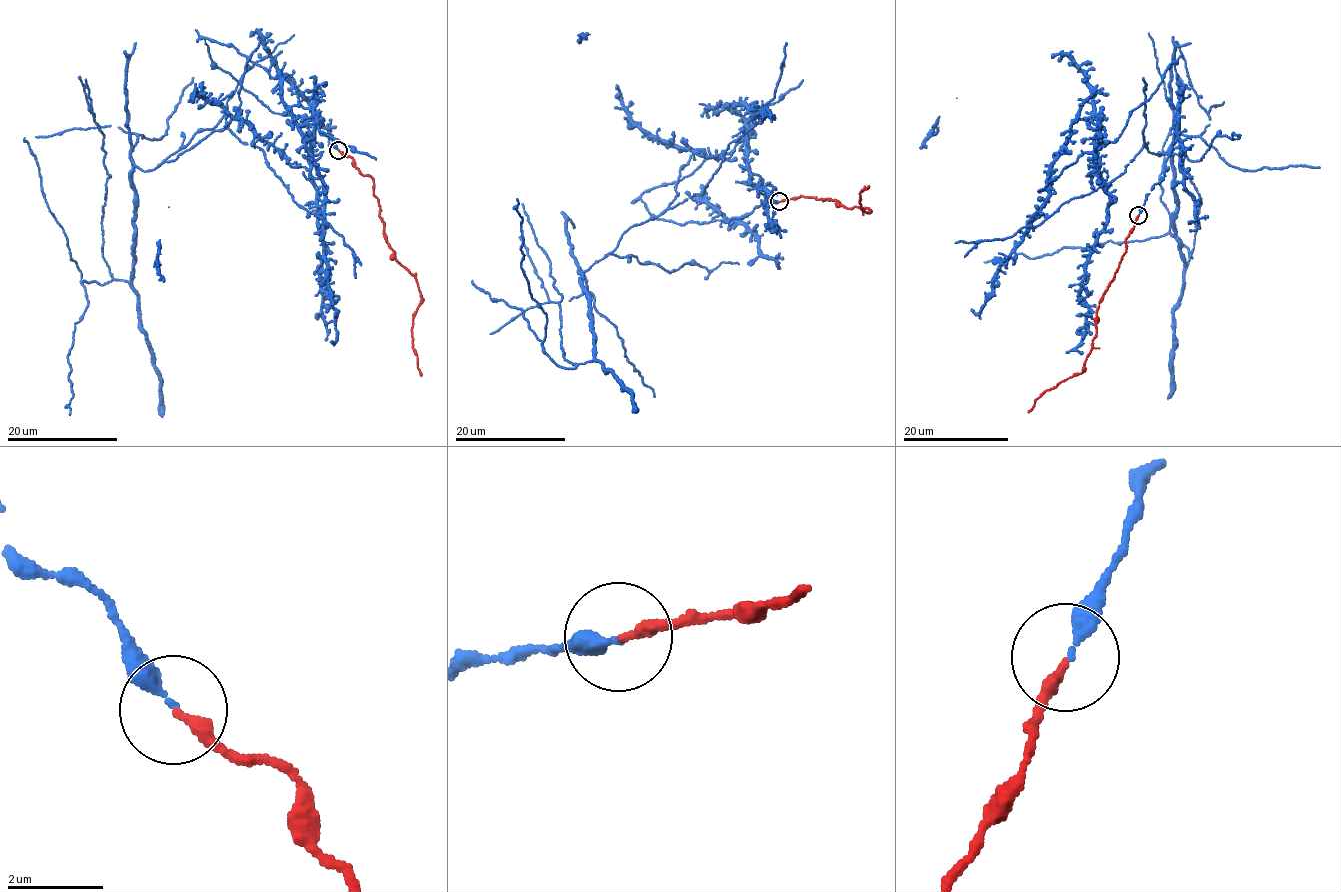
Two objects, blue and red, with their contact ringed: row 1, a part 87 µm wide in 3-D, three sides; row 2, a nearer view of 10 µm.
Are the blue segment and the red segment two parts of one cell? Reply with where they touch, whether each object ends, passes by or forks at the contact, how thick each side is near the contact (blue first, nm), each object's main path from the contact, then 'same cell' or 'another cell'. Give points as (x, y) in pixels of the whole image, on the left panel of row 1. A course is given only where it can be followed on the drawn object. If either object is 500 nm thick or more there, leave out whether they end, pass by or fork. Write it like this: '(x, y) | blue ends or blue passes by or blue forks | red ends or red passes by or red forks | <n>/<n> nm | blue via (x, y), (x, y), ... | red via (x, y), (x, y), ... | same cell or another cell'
(338, 150) | blue ends | red ends | 280/240 nm | blue via (339, 150), (204, 39), (251, 62), (241, 105), (134, 167), (133, 277), (115, 280), (86, 79) | red via (339, 150), (372, 179), (384, 238), (419, 287), (420, 304), (412, 320), (422, 375) | same cell

